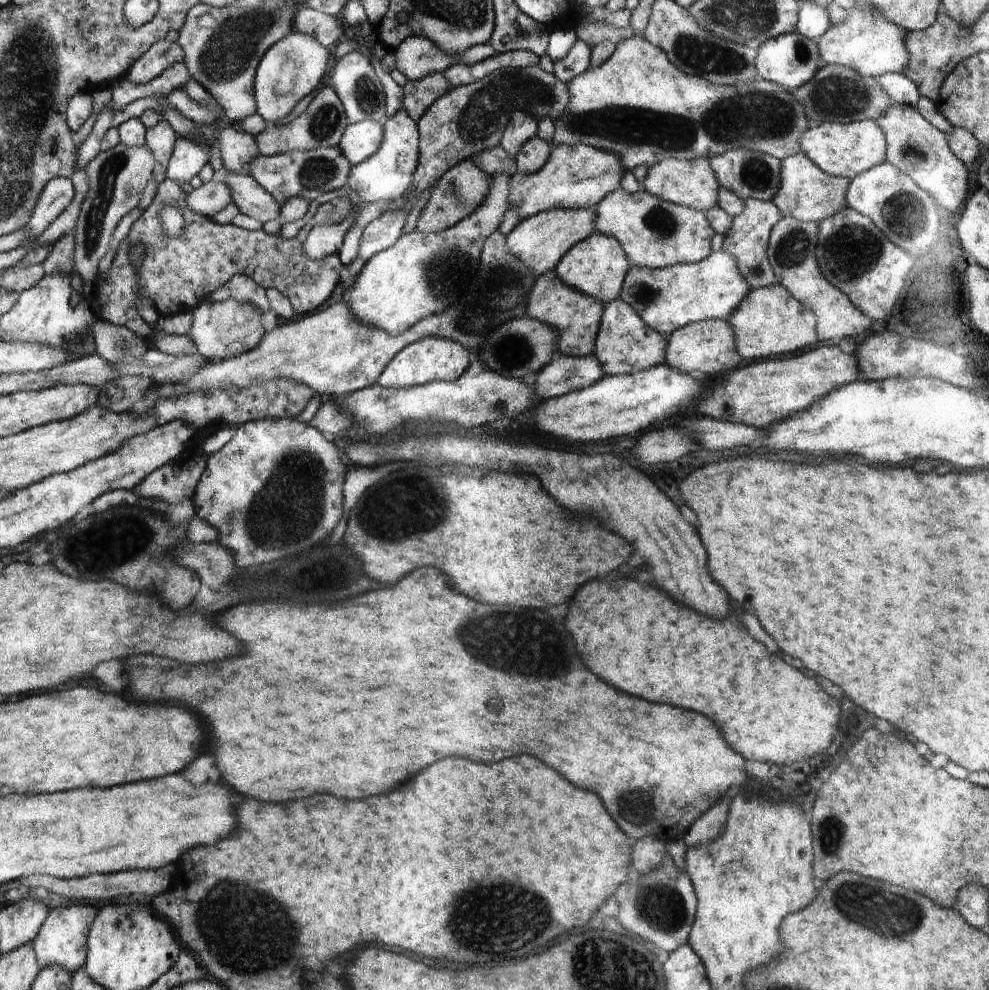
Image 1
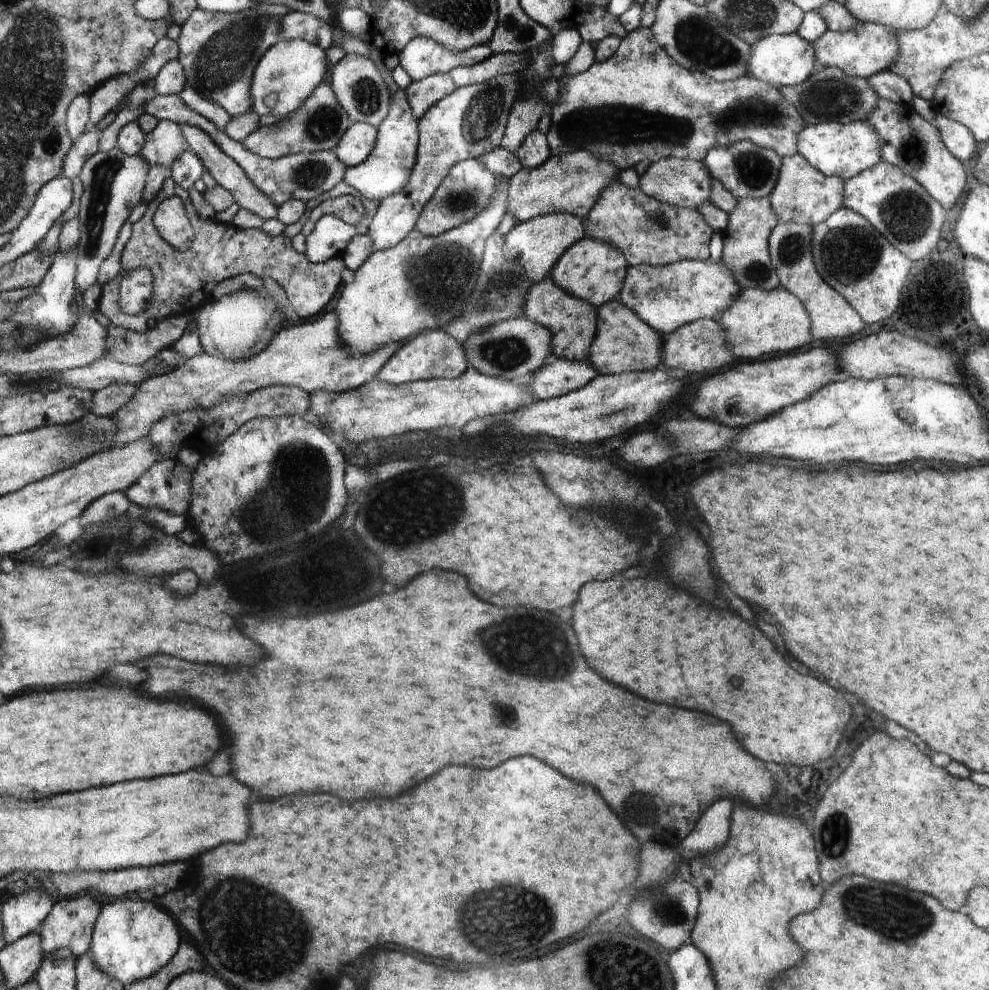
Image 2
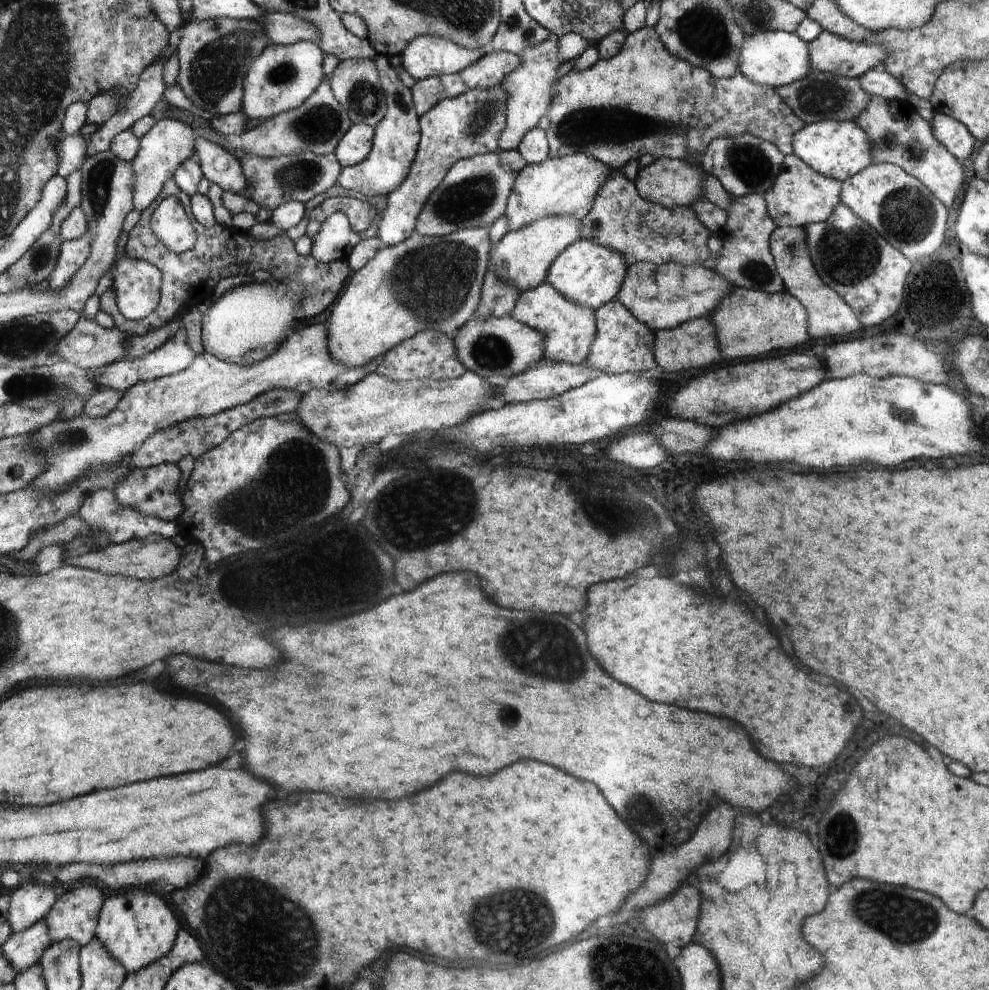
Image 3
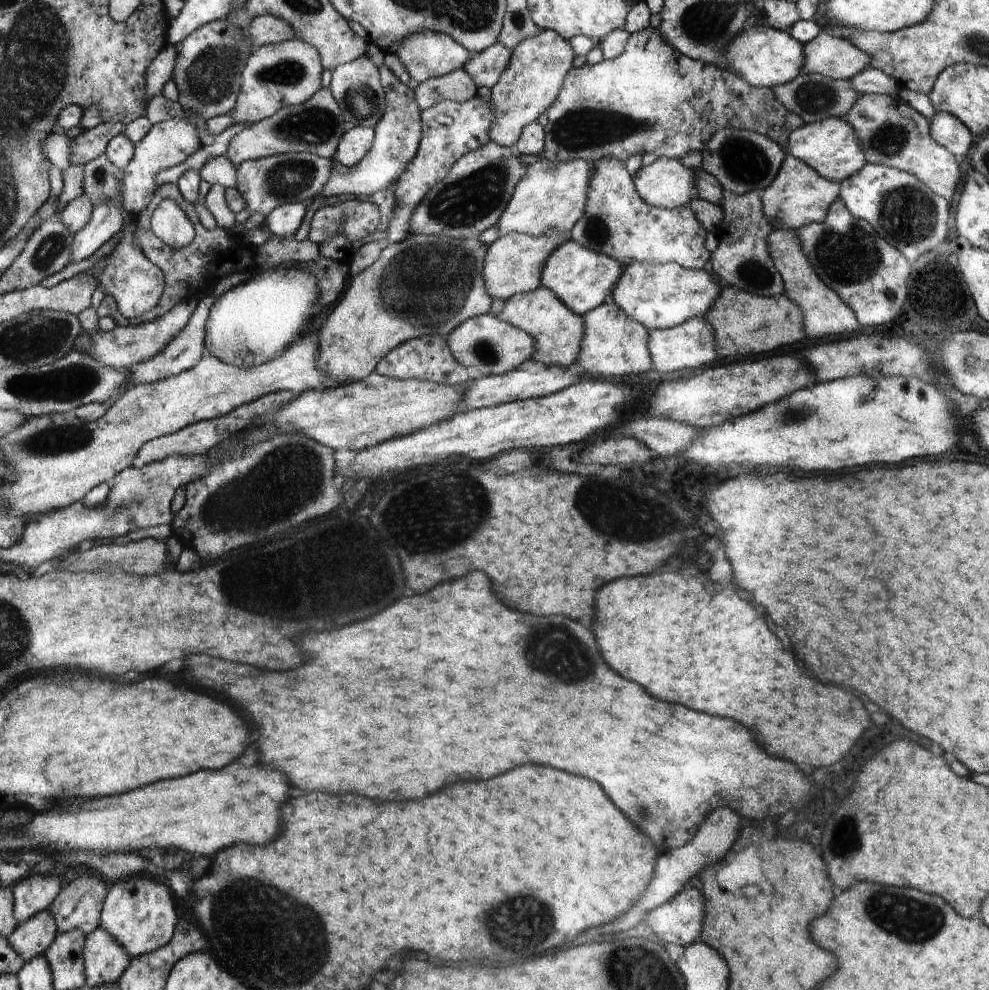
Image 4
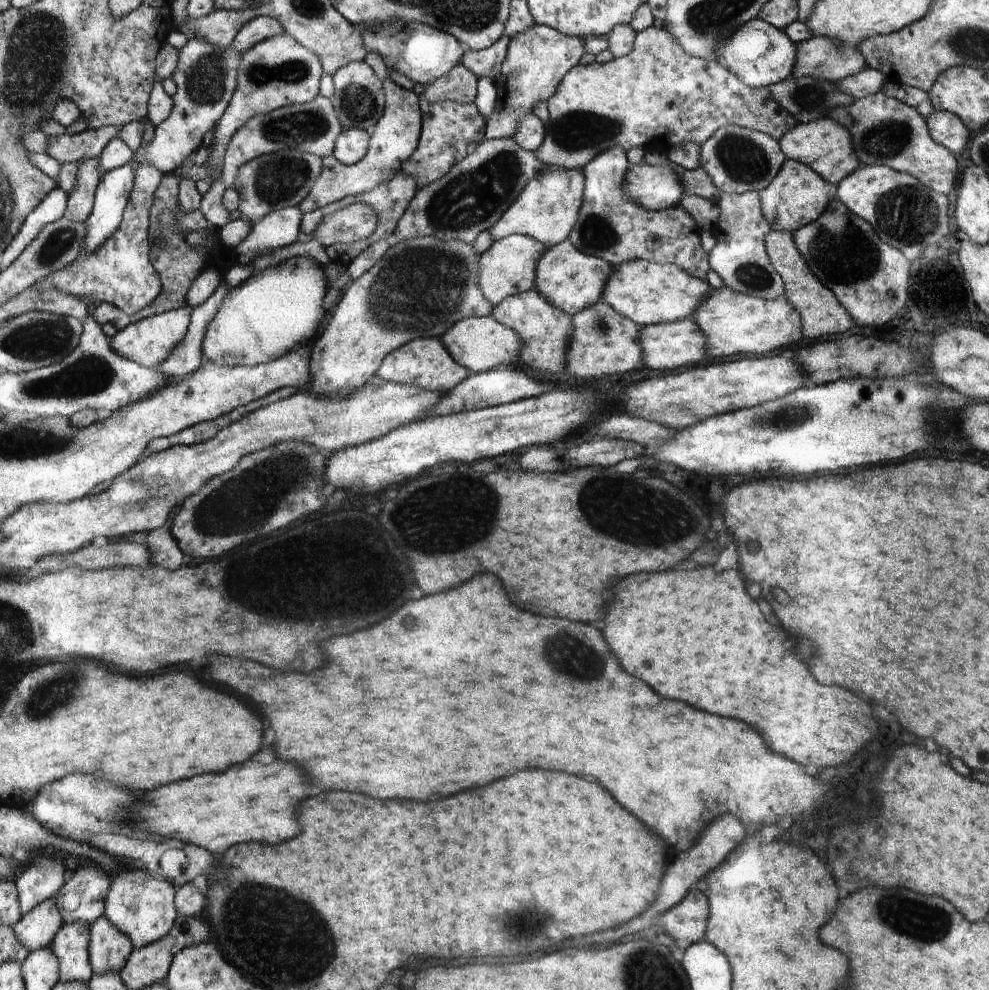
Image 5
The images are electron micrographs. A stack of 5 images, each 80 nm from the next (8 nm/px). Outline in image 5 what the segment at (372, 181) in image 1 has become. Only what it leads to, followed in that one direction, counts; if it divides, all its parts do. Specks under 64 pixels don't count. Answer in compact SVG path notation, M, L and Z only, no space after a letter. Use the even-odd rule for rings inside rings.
M389 76L383 82L383 90L386 92L386 112L370 135L370 148L366 156L354 165L345 165L333 156L324 157L319 180L315 182L310 194L297 206L304 214L336 201L342 201L348 194L360 194L373 189L402 170L402 166L414 154L423 128L422 108L419 106L420 96L413 90L402 88Z

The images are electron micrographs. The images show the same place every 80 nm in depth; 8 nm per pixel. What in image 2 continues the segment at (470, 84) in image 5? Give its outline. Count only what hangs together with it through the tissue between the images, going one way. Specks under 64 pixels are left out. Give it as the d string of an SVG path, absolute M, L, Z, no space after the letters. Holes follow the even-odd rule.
M448 73L433 74L422 81L412 81L406 91L415 118L418 120L432 105L452 94L457 88Z

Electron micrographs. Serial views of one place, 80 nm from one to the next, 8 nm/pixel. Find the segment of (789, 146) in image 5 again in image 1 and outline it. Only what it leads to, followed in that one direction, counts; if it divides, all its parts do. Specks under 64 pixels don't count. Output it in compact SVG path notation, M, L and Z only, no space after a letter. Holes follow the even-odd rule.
M872 119L849 123L821 122L802 134L801 152L826 174L853 179L886 161L887 139L879 123Z

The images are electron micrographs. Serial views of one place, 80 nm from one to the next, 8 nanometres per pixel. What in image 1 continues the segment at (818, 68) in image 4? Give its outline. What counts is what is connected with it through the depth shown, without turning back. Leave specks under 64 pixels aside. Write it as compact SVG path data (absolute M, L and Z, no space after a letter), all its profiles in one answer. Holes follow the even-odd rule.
M852 7L846 18L831 27L819 38L819 53L822 64L844 65L859 71L865 77L877 79L884 73L901 72L908 62L908 51L904 46L907 30L896 23L874 18L872 14Z

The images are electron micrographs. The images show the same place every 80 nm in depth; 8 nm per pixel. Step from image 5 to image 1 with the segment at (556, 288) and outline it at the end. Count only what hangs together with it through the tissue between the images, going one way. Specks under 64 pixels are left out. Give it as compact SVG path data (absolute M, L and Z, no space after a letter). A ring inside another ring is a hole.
M593 232L587 239L576 244L574 248L558 262L555 266L555 273L558 275L559 280L566 286L594 297L606 305L622 296L623 282L626 280L627 273L630 272L631 267L630 260L627 258L627 253L623 249L619 239L600 232Z

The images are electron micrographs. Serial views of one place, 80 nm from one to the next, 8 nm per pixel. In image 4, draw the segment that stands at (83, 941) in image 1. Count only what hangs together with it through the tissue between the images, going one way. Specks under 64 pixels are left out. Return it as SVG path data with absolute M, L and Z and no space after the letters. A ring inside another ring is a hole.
M82 875L68 883L50 906L58 932L63 933L72 929L80 929L86 935L92 932L101 921L106 895L107 889L104 881L95 875Z

